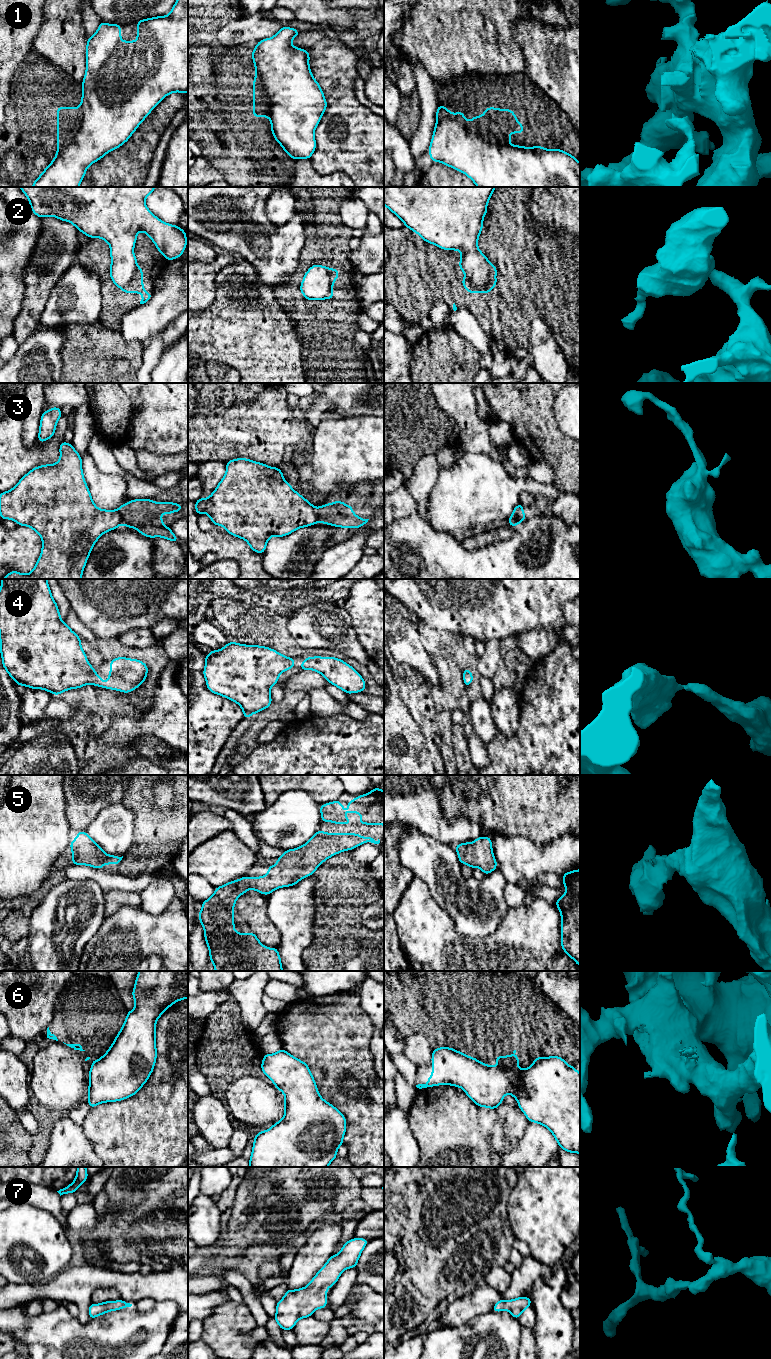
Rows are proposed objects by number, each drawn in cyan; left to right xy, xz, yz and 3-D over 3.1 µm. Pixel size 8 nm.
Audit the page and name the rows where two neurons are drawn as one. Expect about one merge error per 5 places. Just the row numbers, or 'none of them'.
1, 2, 3, 6

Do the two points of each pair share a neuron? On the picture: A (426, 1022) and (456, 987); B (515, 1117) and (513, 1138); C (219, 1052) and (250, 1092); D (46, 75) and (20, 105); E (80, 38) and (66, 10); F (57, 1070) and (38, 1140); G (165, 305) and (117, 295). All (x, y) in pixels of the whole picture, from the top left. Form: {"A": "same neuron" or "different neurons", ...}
{"A": "different neurons", "B": "same neuron", "C": "same neuron", "D": "same neuron", "E": "same neuron", "F": "same neuron", "G": "different neurons"}

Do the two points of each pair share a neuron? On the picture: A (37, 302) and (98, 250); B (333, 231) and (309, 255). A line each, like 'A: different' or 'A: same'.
A: different
B: same

